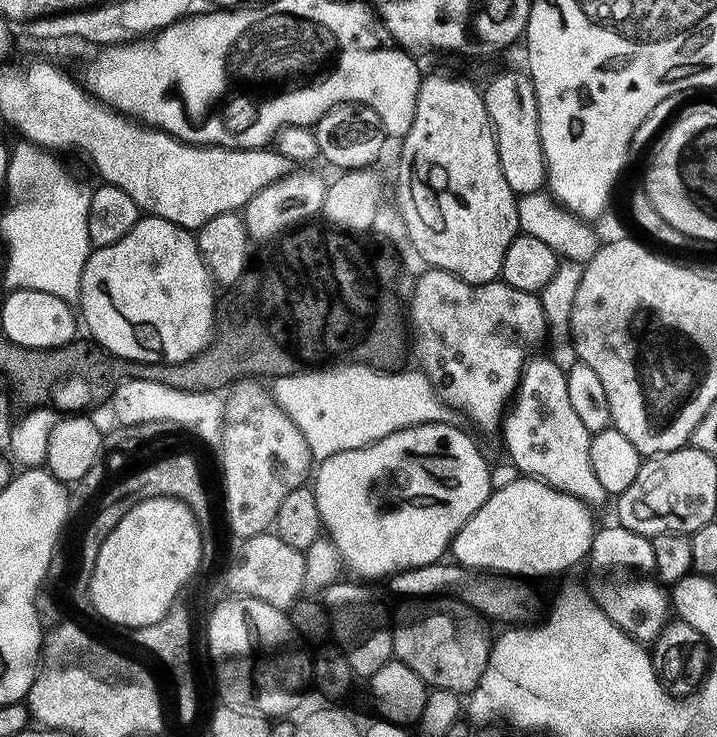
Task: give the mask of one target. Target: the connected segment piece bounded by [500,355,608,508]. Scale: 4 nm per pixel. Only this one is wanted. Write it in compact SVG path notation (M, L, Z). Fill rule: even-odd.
M540 355L531 357L523 368L516 394L509 403L500 427L504 436L504 444L513 464L523 475L536 477L559 492L578 497L587 506L598 508L608 500L607 492L595 477L593 466L590 465L591 432L584 426L580 417L571 405L568 395L567 373L556 366L551 357Z

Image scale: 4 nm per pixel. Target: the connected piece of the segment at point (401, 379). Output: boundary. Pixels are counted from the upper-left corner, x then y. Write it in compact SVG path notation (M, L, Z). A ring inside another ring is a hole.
M351 363L340 364L337 368L320 366L315 370L301 370L292 375L277 376L271 381L270 391L273 398L280 405L280 409L292 419L294 426L298 426L302 438L306 438L306 446L310 446L313 457L323 458L338 454L342 450L361 448L386 438L386 434L394 430L419 424L435 424L447 417L444 415L449 415L449 408L440 400L435 386L428 381L423 372L379 372L377 368L369 368L367 364Z

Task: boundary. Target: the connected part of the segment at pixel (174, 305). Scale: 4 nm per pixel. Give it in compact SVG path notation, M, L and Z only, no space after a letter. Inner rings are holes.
M141 215L136 224L129 227L128 232L122 234L112 244L93 247L88 253L86 266L80 271L80 299L78 301L79 311L82 313L82 320L88 323L88 328L92 331L91 339L100 345L106 353L119 358L120 360L130 360L136 364L180 364L190 357L196 356L203 350L212 339L214 331L214 309L217 307L217 297L212 297L214 281L208 274L208 268L204 265L204 260L200 257L200 251L196 245L195 235L189 229L178 226L174 222L166 222L166 218L157 216Z

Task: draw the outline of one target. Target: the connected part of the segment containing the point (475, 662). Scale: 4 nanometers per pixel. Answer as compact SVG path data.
M440 598L435 602L416 602L413 608L397 622L391 625L392 651L395 659L402 661L410 670L414 670L424 683L432 688L445 688L457 694L471 693L482 678L482 670L486 670L490 635L484 629L485 621L467 605L459 602L449 602Z

